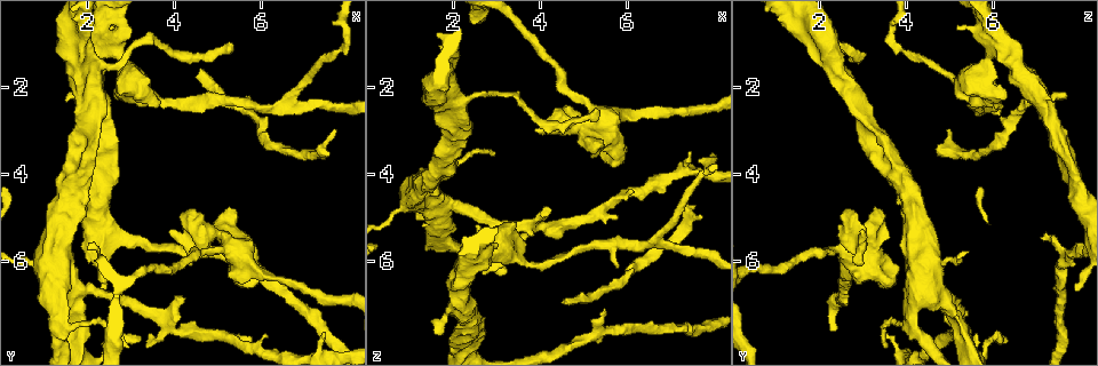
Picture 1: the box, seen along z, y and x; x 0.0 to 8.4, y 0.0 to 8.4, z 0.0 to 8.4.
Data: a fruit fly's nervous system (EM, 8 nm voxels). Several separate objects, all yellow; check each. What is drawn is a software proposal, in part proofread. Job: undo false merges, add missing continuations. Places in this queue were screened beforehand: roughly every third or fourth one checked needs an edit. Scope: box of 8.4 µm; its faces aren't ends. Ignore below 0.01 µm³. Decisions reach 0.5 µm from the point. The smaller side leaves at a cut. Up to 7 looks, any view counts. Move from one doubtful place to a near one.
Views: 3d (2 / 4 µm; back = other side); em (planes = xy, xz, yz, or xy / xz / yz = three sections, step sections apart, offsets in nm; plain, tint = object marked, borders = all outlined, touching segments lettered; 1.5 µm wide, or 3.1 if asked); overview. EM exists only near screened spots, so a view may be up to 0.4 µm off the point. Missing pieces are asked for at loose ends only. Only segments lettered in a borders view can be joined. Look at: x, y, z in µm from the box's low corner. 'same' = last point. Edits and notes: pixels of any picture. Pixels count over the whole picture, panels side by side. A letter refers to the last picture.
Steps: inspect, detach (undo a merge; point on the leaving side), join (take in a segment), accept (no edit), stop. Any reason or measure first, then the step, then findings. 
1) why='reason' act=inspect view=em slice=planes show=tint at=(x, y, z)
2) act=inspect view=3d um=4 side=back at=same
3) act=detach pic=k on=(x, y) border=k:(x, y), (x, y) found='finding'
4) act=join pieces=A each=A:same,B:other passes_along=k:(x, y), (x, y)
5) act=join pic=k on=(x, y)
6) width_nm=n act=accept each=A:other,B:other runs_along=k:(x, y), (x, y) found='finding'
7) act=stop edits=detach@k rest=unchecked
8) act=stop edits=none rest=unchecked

why='sudden change in width' act=inspect view=em slice=planes show=tint at=(3.80, 2.30, 6.05)

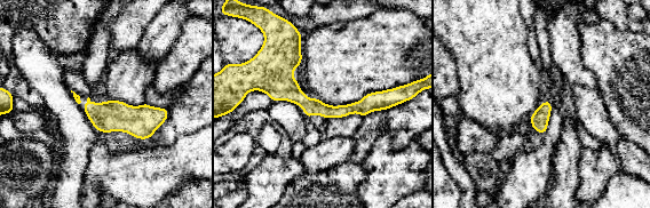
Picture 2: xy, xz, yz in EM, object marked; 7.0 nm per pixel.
why='see the neighbours' act=inspect view=em slice=planes show=borders at=same

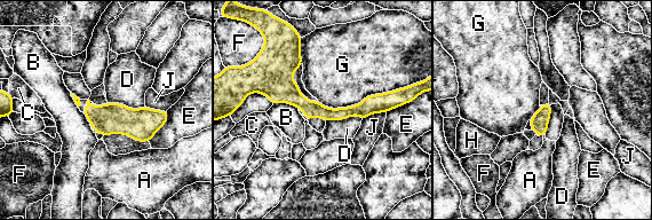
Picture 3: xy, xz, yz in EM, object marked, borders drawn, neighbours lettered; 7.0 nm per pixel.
act=accept each=A:other,B:other,C:other,D:other,E:other,F:other,G:other,H:other,J:other border=3:(400, 87), (346, 107), (318, 101) found='all the same neuron'

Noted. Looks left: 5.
why='narrows sharply' act=inspect view=3d um=2 at=(7.80, 1.15, 3.85)

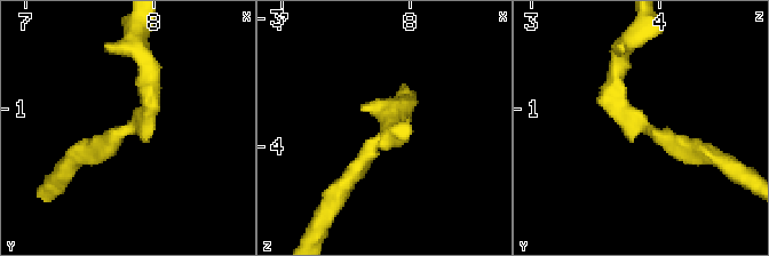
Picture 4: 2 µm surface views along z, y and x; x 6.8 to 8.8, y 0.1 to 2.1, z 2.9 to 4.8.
act=inspect view=em slice=xz step=4 show=borders at=(7.86, 1.12, 3.86)

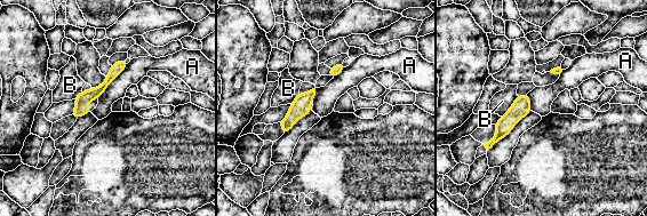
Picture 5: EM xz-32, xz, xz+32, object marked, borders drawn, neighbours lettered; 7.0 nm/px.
width_nm=30 act=accept each=A:other,B:other runs_along=5:(124, 63), (76, 113) found='continuous, no second neuron'

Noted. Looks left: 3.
why='branch stops here' act=inspect view=em slice=planes show=tint at=(7.45, 7.65, 3.50)

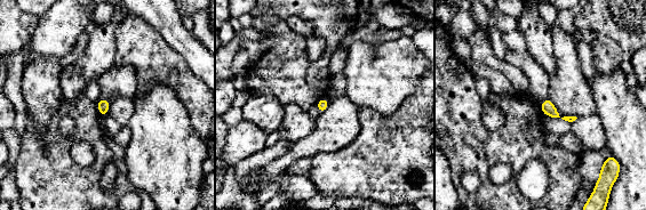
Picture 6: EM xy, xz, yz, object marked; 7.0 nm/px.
act=inspect view=em slice=planes show=borders at=same

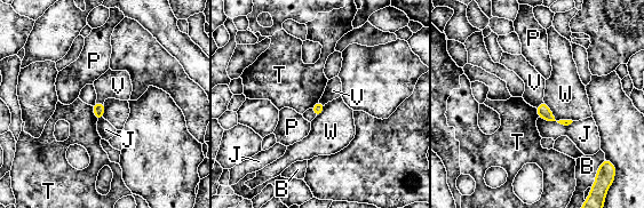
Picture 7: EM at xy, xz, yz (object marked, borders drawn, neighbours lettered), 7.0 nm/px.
act=accept each=B:other,J:other,P:other,T:other,V:other,W:other border=7:(543, 102), (535, 108) found='no lettered segment goes on from it'

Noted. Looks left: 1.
act=stop edits=none rest=unchecked

